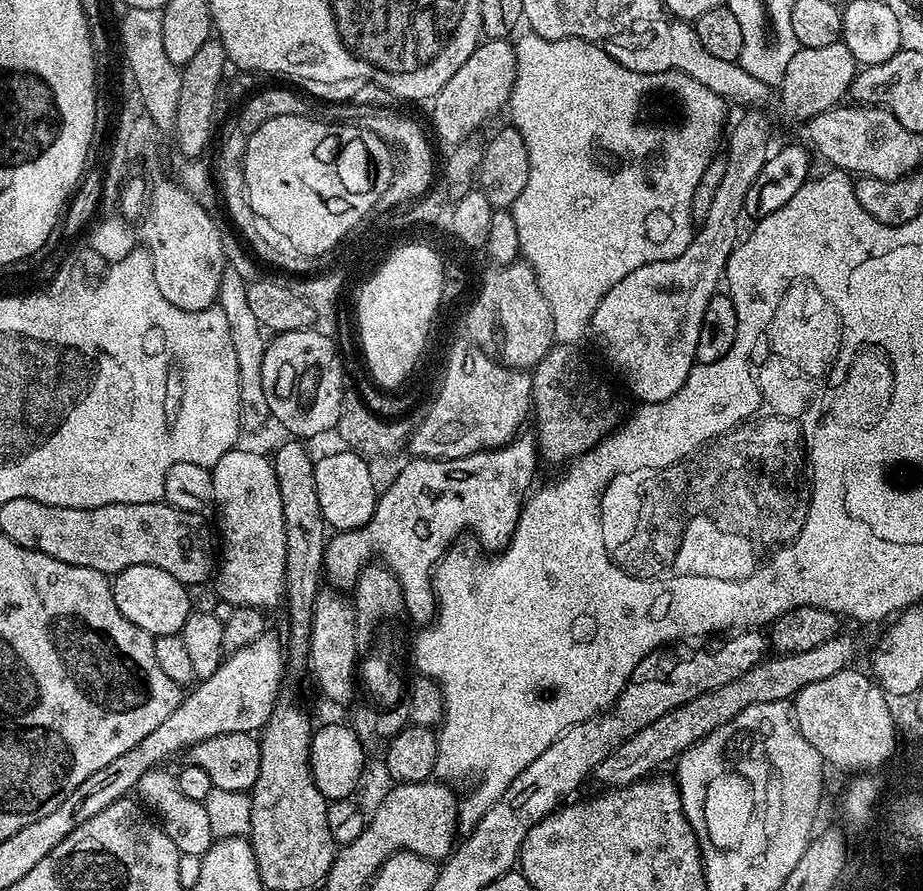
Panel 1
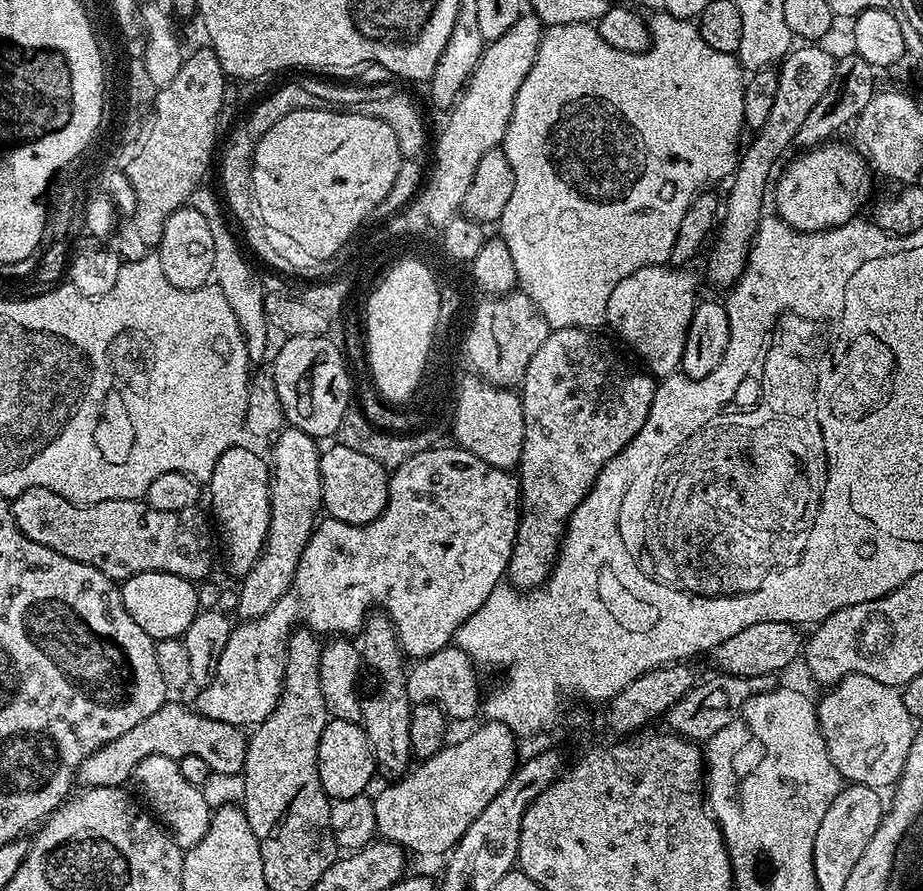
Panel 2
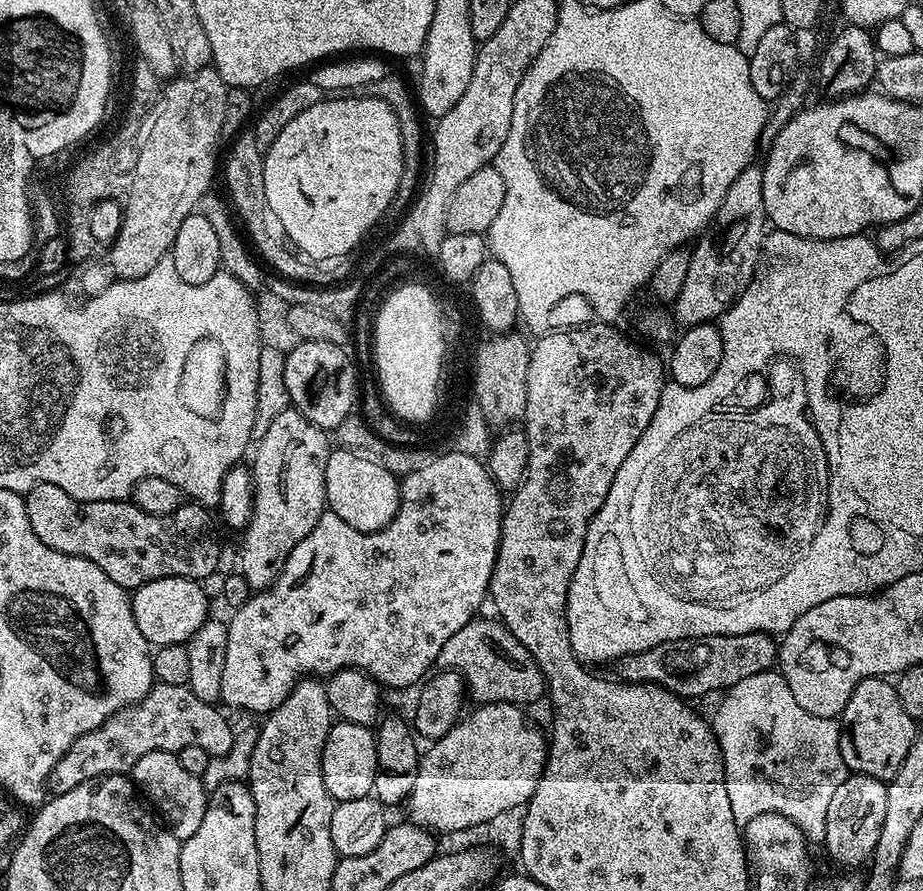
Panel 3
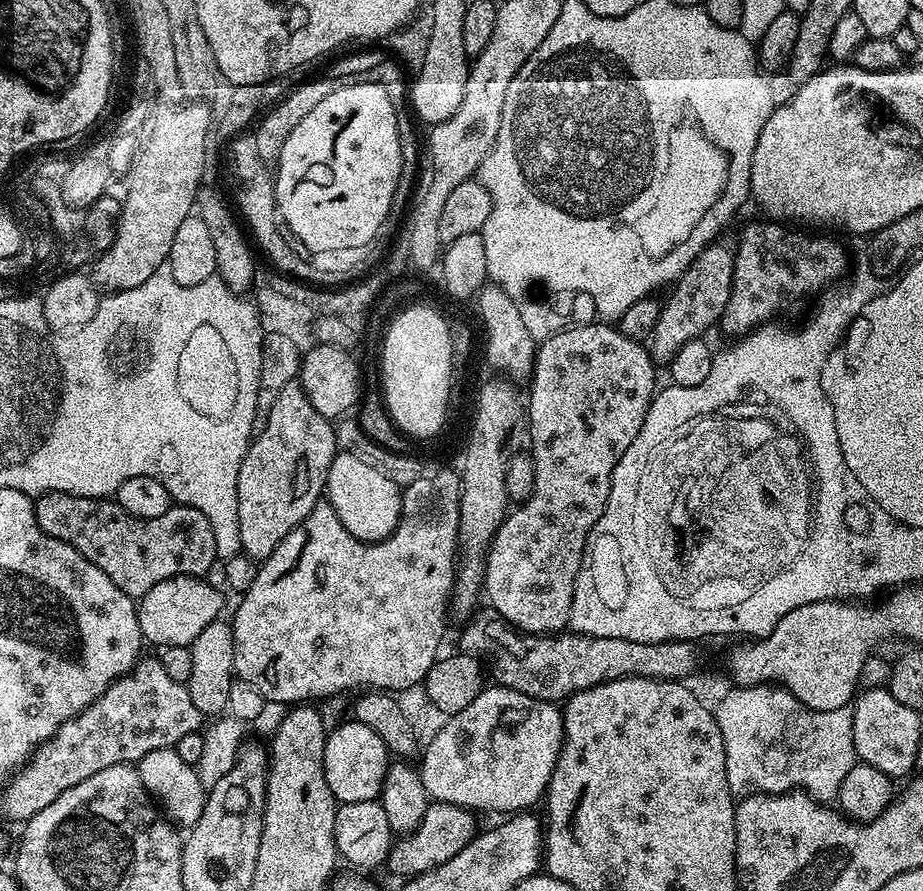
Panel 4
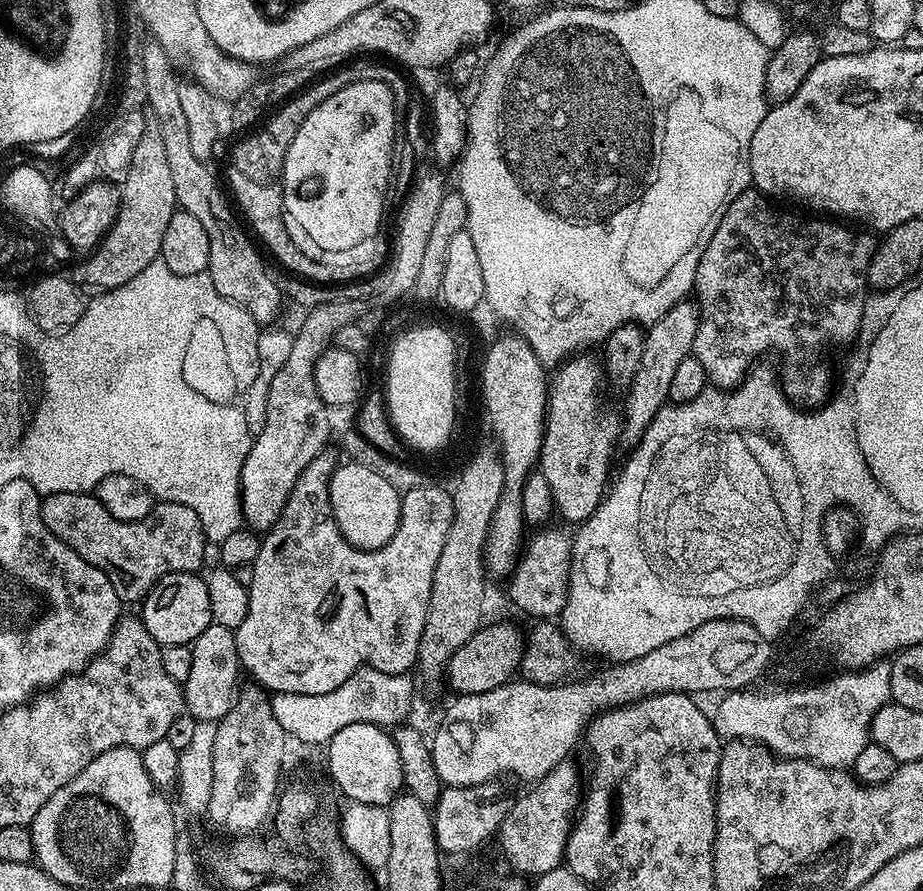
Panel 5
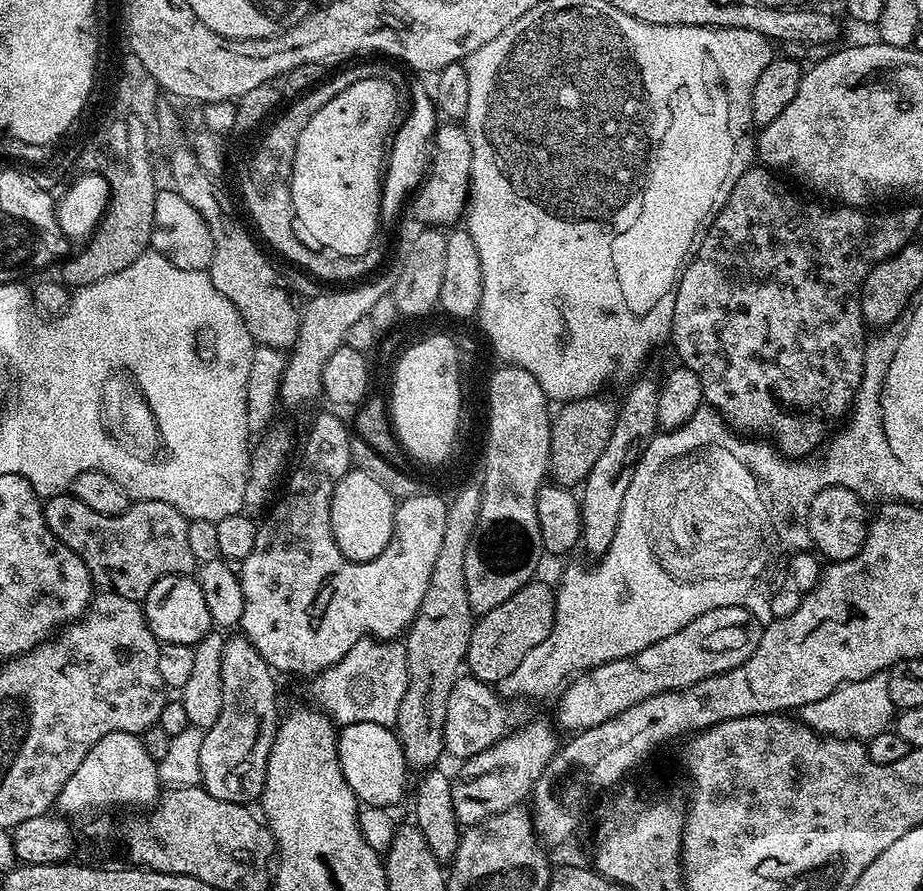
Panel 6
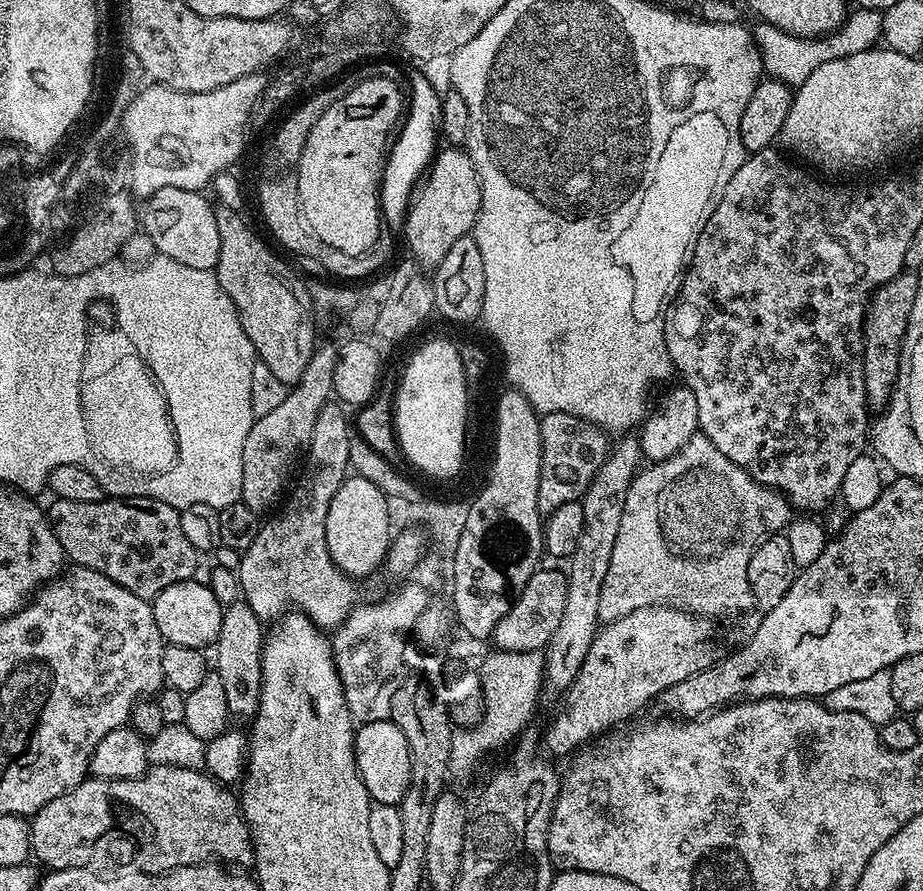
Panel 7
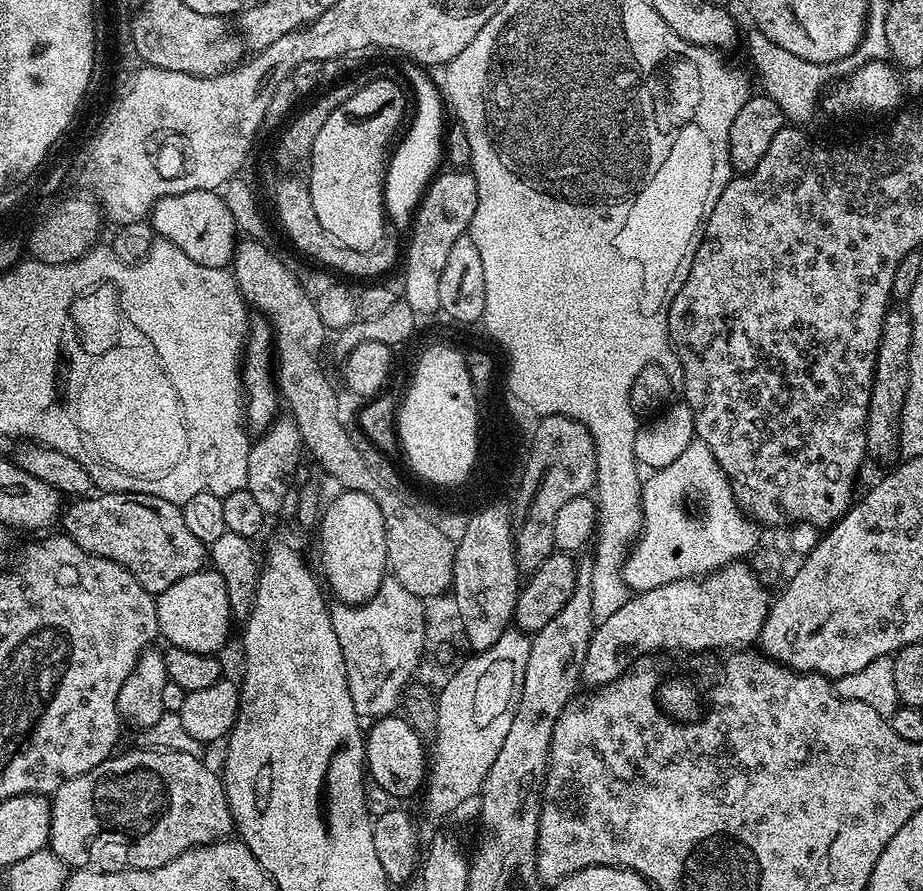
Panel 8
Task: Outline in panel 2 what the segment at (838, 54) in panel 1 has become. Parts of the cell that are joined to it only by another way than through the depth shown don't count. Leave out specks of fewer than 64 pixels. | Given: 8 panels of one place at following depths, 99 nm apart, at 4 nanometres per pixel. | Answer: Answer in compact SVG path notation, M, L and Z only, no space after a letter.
M796 46L784 57L778 68L780 77L778 78L778 95L774 98L774 107L771 108L770 115L766 117L764 125L753 135L756 137L749 144L747 141L746 147L741 151L737 159L736 170L732 173L730 183L727 185L727 187L729 186L728 197L725 195L722 200L722 219L719 221L718 231L710 244L712 253L708 256L708 280L712 284L724 288L723 290L731 289L735 285L736 281L744 273L744 267L748 264L752 241L756 238L756 232L760 228L760 221L766 212L766 209L764 209L764 195L767 192L769 195L770 180L768 184L768 175L771 174L776 159L788 147L790 149L793 147L798 130L802 130L802 122L806 122L810 110L814 110L814 106L818 106L822 94L826 94L826 90L834 78L837 57L835 55L831 56L826 49L820 47L824 46Z

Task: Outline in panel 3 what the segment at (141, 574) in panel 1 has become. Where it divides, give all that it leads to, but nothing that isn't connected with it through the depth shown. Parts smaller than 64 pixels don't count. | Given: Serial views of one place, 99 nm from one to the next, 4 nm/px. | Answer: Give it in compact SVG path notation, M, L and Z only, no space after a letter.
M171 576L158 578L154 582L146 582L131 593L134 622L138 622L138 630L148 640L149 645L162 644L187 645L188 640L210 618L210 601L202 592L200 581Z

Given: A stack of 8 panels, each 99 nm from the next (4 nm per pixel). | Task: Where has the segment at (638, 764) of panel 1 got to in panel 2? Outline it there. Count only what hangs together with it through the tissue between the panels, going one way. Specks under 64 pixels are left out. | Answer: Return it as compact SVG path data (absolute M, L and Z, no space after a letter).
M715 674L705 684L697 683L666 714L667 727L677 736L693 742L707 742L718 730L730 726L733 718L749 702L763 697L775 686L777 677L770 676L725 676Z

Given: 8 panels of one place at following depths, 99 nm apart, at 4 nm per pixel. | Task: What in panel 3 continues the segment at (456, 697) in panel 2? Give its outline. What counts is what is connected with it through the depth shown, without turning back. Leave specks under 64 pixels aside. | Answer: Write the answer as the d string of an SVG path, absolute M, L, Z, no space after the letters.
M474 618L447 640L438 654L436 664L441 669L456 672L464 680L467 695L482 704L518 704L529 706L546 692L544 671L534 662L530 650L510 634L499 619Z

